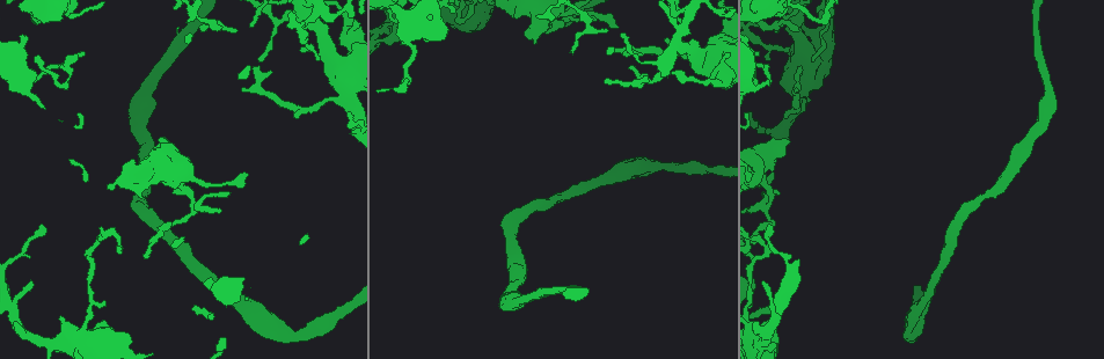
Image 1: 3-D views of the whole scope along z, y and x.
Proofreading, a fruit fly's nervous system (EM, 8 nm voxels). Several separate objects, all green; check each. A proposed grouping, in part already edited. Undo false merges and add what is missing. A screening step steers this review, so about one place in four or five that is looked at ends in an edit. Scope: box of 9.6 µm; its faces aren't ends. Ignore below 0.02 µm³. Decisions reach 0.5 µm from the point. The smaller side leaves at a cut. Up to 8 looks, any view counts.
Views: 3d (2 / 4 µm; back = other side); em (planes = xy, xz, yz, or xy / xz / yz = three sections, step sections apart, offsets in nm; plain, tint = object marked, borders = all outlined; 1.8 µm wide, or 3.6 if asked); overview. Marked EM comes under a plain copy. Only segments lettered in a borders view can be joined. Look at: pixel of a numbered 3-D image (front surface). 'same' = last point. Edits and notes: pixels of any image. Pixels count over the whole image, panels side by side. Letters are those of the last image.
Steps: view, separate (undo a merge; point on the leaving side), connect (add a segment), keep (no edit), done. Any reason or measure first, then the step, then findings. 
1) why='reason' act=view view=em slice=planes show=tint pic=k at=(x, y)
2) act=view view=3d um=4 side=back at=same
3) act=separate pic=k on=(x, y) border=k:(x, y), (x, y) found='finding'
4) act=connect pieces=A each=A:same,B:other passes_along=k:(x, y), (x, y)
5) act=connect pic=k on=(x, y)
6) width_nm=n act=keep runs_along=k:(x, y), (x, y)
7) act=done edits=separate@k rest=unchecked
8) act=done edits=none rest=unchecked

act=view view=3d um=2 side=back pic=1 at=(765, 64)

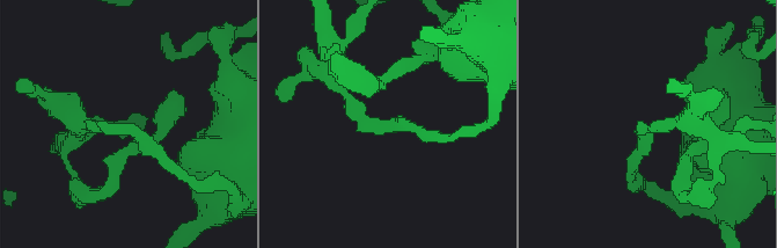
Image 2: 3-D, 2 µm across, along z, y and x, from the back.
why='need the tissue' act=view view=em slice=xy step=16 show=tint pic=2 at=(93, 120)

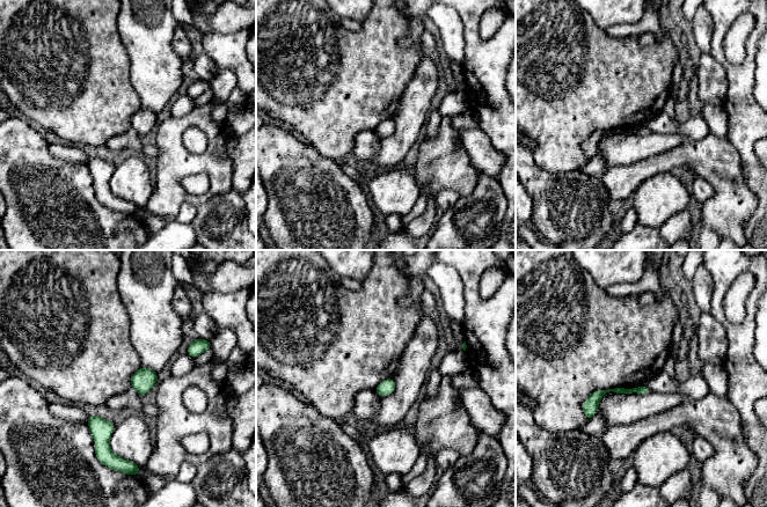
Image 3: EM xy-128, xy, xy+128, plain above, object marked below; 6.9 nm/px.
why='see the neighbours' act=view view=em slice=xy step=16 show=borders at=same

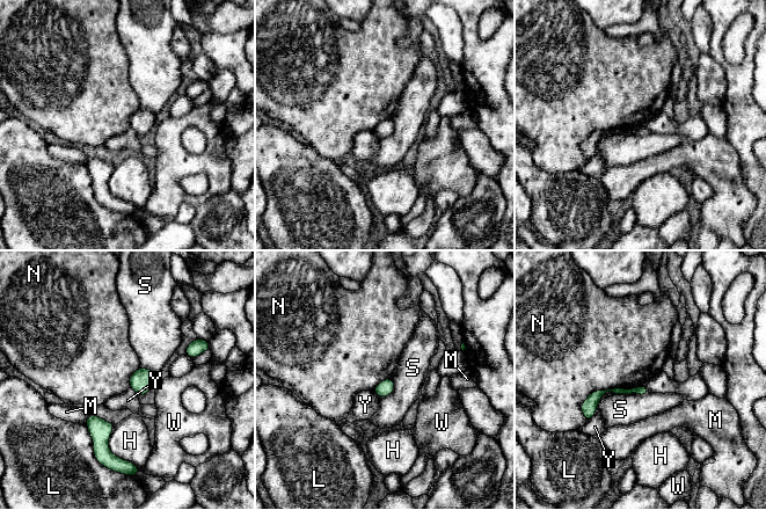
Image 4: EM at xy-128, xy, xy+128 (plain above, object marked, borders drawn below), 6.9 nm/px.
act=separate pic=4 on=(618, 391) each=H:other,L:other,M:other,N:other,S:other,W:other,Y:other found='a second neuron is stuck on'

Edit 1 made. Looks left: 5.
why='thick end' act=view view=em slice=planes show=borders pic=1 at=(534, 43)

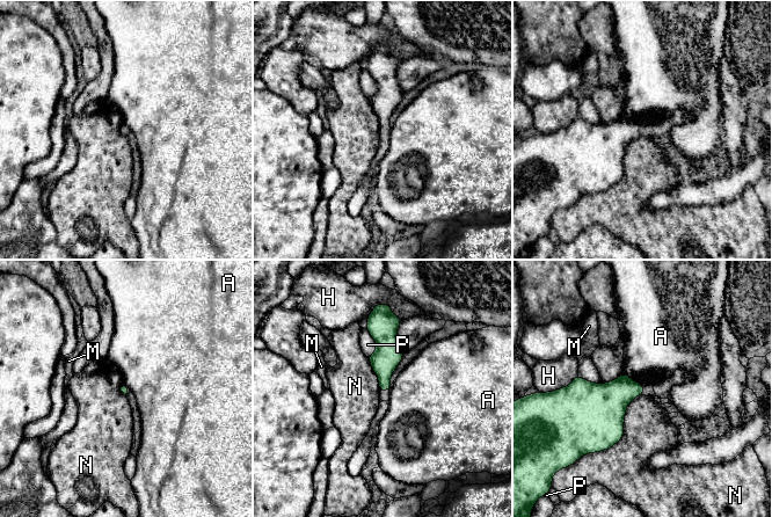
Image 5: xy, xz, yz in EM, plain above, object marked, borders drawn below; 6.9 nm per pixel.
act=keep each=A:other,H:other,M:other,N:other,P:other runs_along=5:(377, 320), (384, 332), (384, 387) found='no lettered segment goes on from it'

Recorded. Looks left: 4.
why='thin end' act=view view=em um=3.6 slice=planes show=borders pic=1 at=(796, 92)

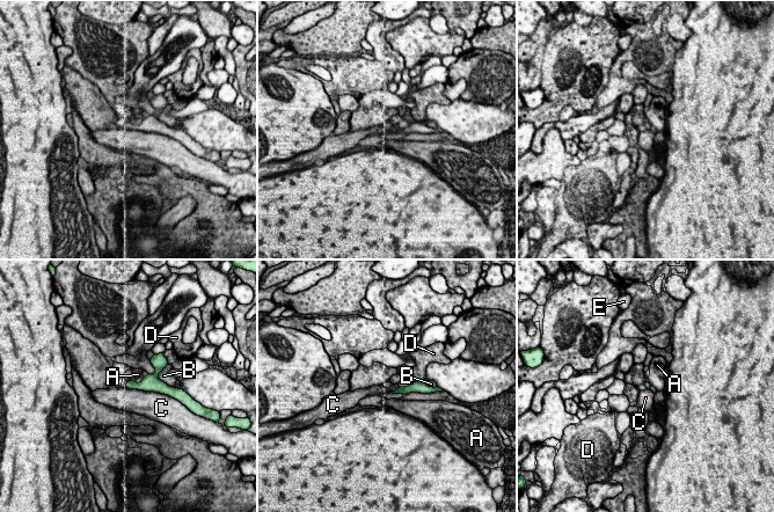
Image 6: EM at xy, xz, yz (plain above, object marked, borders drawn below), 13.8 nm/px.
longest_contact=C:550nm act=keep each=A:other,B:other,C:other,D:other,E:other border=6:(128, 388), (153, 390), (167, 395) found='no lettered segment goes on from it'

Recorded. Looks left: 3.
act=done edits=separate@4 rest=unchecked

